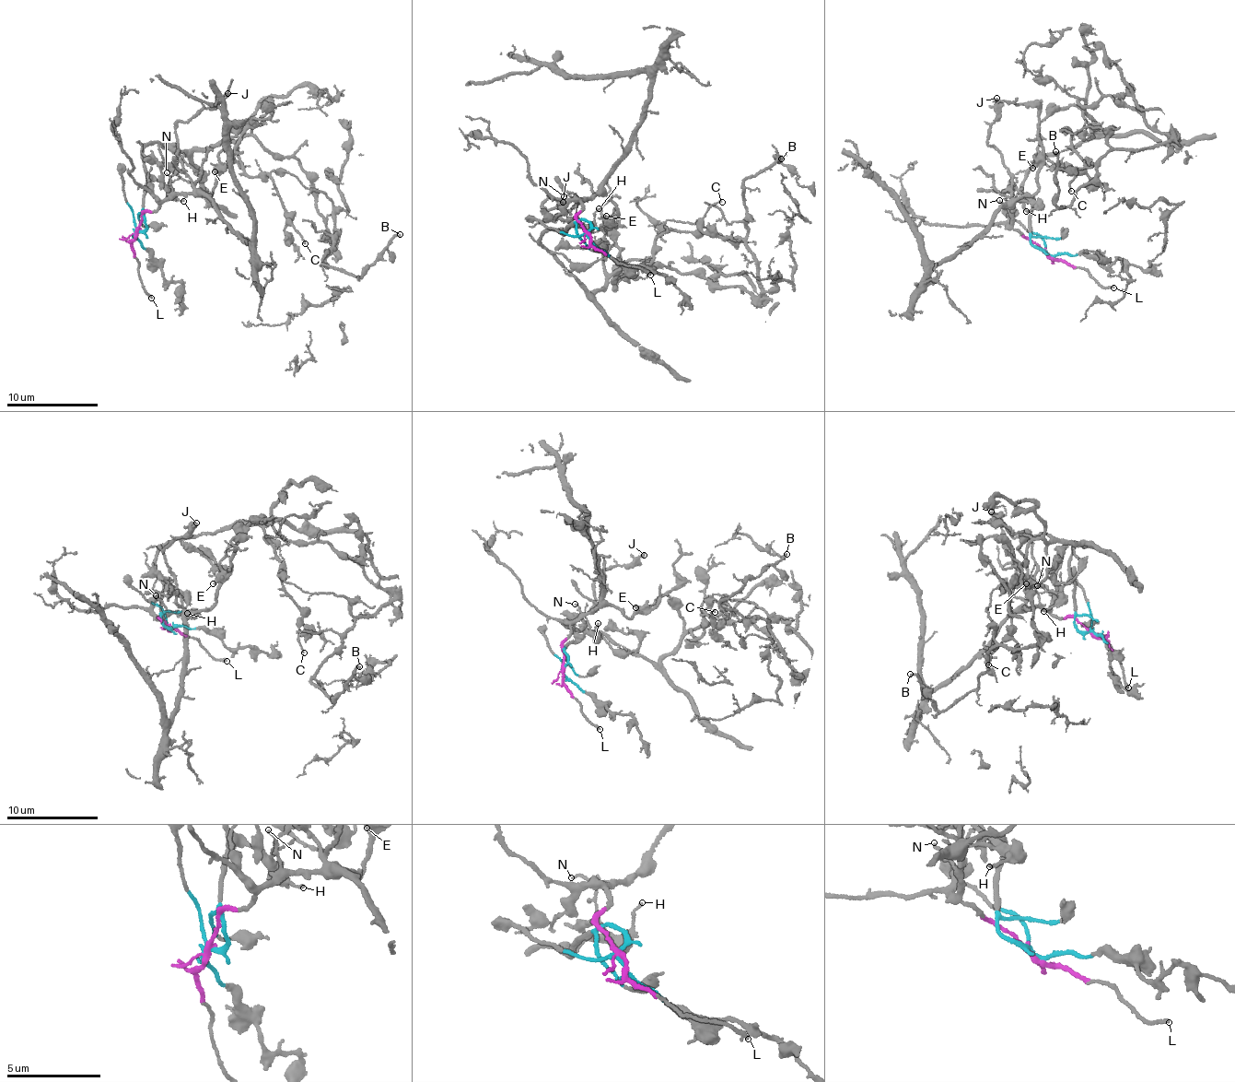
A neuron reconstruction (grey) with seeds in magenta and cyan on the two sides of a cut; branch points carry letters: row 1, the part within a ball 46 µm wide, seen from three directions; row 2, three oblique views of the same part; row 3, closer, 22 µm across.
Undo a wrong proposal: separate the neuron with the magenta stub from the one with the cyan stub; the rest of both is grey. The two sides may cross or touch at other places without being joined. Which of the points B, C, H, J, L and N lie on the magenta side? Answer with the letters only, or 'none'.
J, L, N

